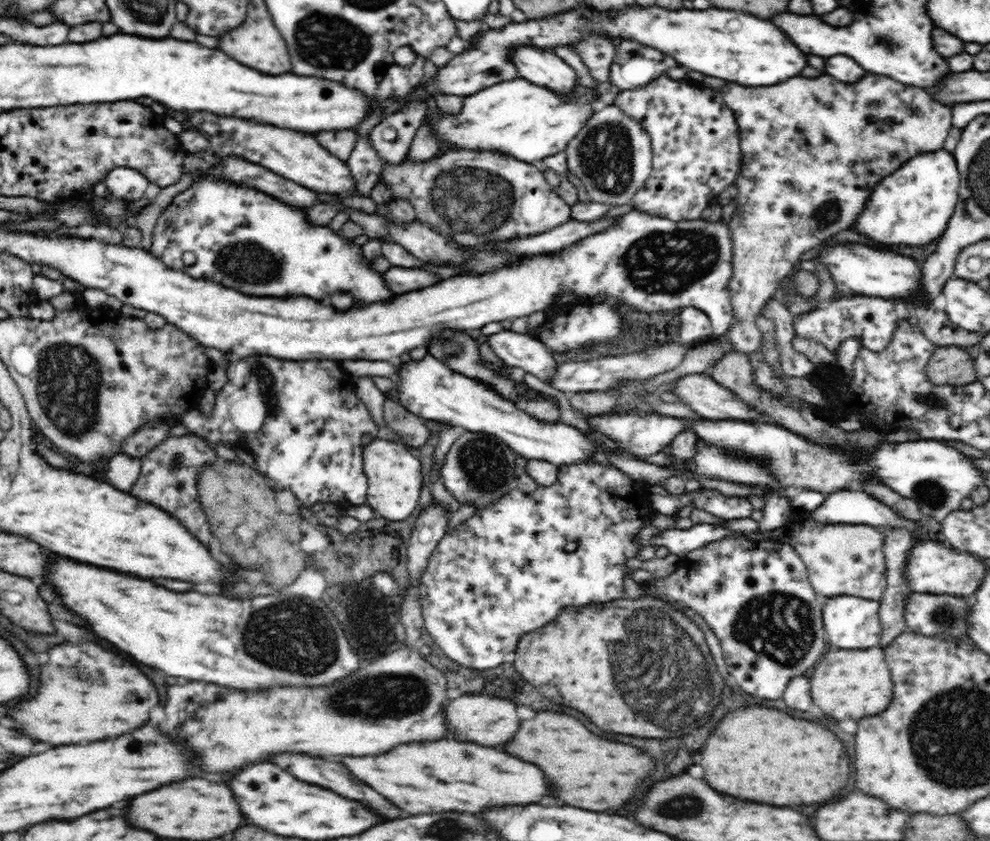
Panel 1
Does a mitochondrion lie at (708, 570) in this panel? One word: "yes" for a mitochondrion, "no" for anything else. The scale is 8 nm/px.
no

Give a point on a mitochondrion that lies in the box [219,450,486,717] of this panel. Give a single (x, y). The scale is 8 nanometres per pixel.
(288, 636)

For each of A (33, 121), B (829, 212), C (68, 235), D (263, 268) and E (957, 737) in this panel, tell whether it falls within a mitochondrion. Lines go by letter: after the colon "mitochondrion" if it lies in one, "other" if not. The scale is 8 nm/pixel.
A: other
B: mitochondrion
C: other
D: mitochondrion
E: mitochondrion

